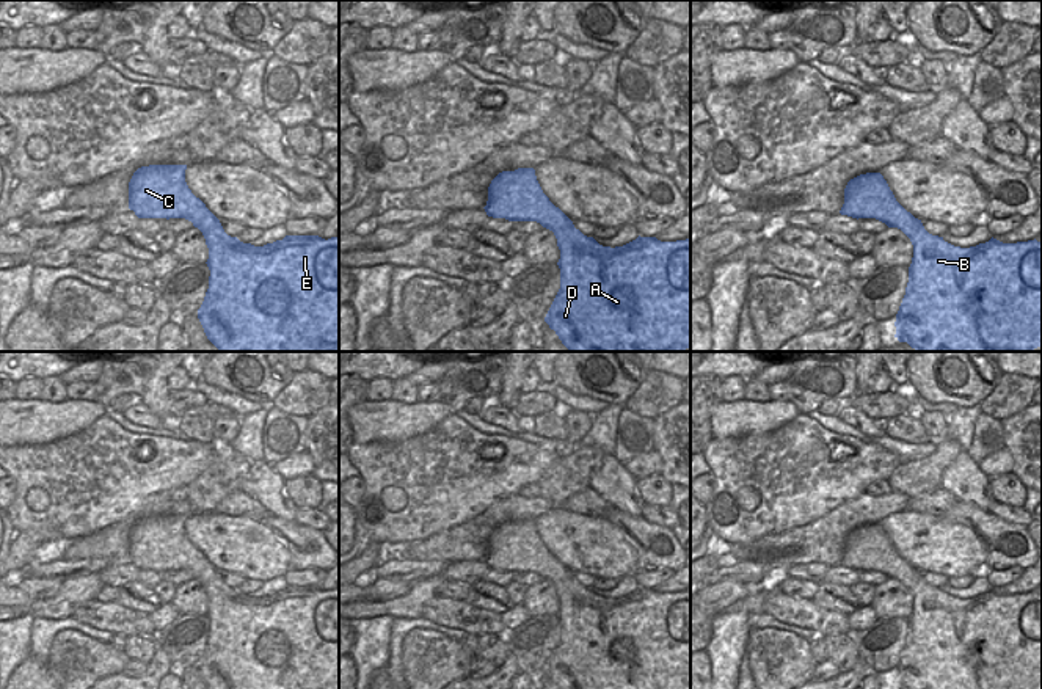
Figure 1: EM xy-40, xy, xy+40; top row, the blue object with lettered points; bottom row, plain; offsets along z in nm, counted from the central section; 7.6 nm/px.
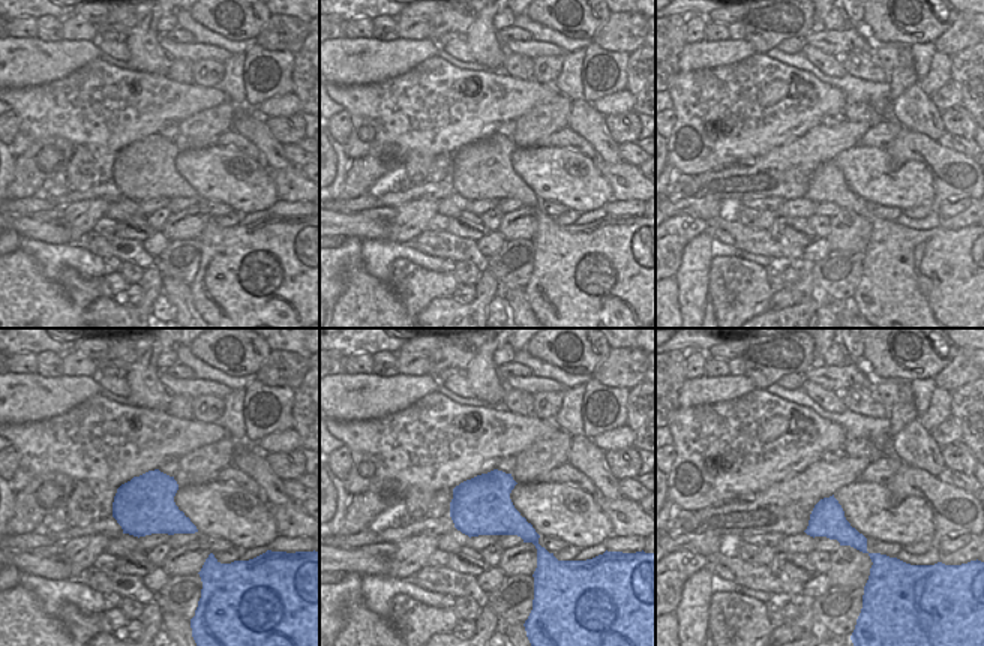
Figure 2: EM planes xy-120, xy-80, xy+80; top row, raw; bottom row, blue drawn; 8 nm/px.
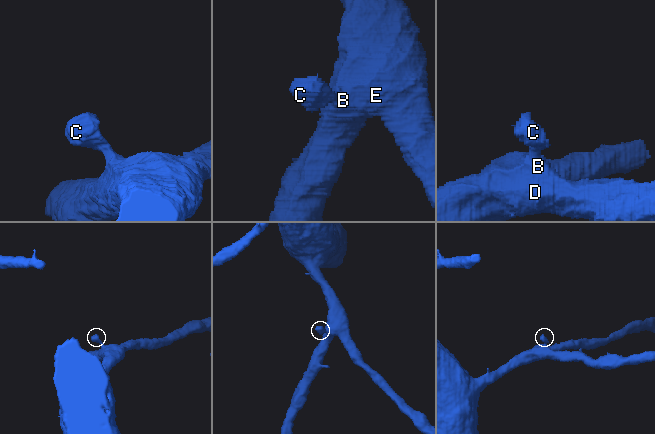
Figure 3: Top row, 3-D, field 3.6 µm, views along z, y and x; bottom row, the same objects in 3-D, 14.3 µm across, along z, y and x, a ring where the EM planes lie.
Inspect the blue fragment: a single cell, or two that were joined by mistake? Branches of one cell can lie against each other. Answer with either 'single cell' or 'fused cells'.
single cell

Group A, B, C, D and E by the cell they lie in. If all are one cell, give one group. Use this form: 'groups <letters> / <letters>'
groups A B C D E

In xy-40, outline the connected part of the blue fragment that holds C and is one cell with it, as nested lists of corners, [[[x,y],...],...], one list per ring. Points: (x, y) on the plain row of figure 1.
[[[187,516],[138,519],[129,534],[129,560],[138,570],[185,570],[198,579],[209,600],[209,640],[198,661],[207,689],[339,689],[339,589],[286,587],[254,598],[224,584],[220,571],[196,549],[185,534]]]

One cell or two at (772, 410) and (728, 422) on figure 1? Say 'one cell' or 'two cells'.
one cell

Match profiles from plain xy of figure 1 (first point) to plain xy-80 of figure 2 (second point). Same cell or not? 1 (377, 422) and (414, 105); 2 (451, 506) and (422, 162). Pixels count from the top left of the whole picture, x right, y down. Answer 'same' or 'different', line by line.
1: different
2: different

